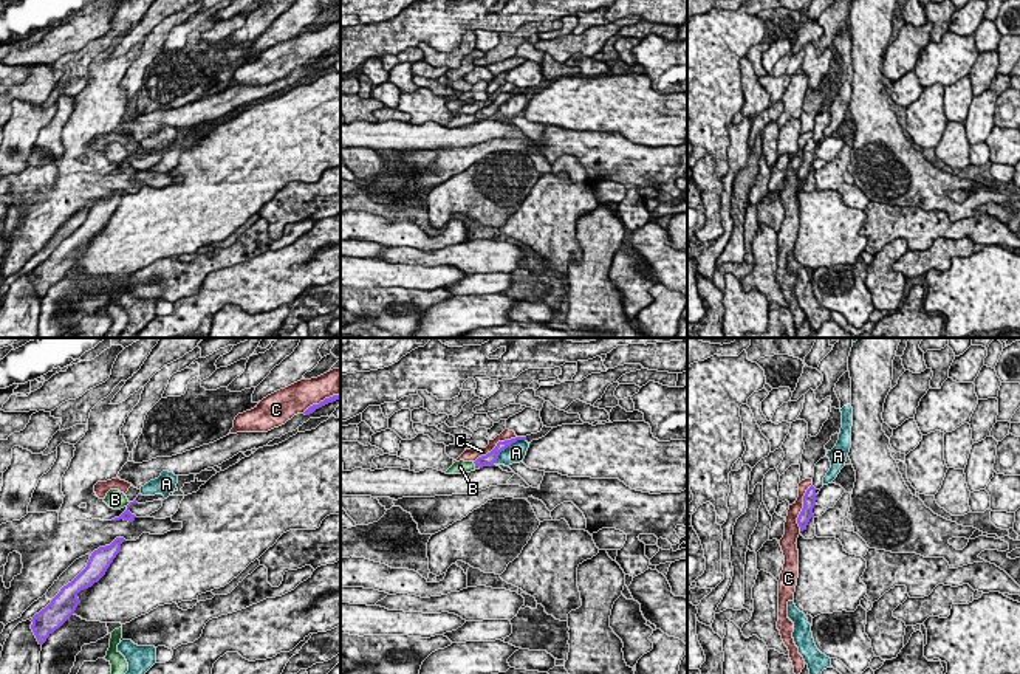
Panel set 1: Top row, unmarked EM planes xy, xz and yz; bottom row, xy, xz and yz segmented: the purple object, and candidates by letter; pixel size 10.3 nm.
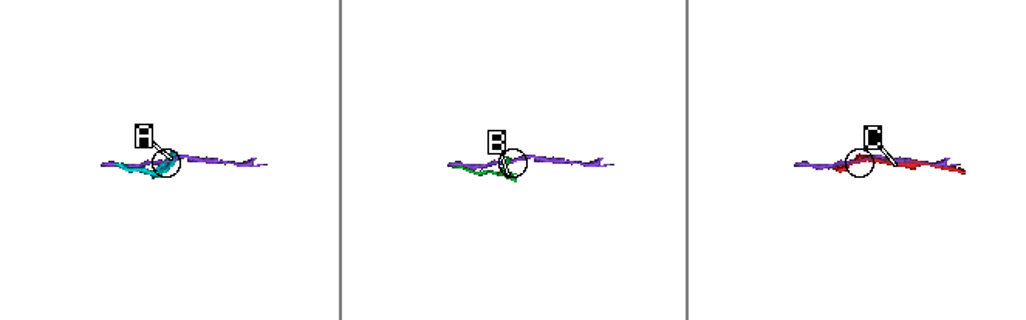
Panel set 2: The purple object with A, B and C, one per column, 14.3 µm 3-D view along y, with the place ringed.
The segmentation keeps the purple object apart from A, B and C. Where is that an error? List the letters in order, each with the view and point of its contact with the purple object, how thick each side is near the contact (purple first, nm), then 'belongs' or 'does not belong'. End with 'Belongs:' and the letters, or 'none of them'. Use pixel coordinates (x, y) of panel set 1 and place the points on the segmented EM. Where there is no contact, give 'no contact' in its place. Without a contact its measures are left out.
A: meets purple in xz at (506, 447); 130 nm thick on the purple side, 200 nm on the other; does not belong
B: meets purple in xy at (129, 504); 100 nm thick on the purple side, 200 nm on the other; does not belong
C: meets purple in yz at (804, 507); 130 nm thick on the purple side, 160 nm on the other; does not belong
Belongs: none of them

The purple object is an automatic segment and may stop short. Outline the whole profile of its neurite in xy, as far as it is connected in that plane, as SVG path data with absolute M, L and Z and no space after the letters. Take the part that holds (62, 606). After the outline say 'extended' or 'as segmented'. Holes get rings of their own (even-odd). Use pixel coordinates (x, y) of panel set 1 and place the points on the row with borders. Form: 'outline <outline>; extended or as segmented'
outline M116 538L110 545L94 550L87 567L71 583L63 586L45 609L33 617L31 629L39 645L43 645L74 614L79 604L77 593L91 587L105 575L124 541L124 538Z; as segmented

